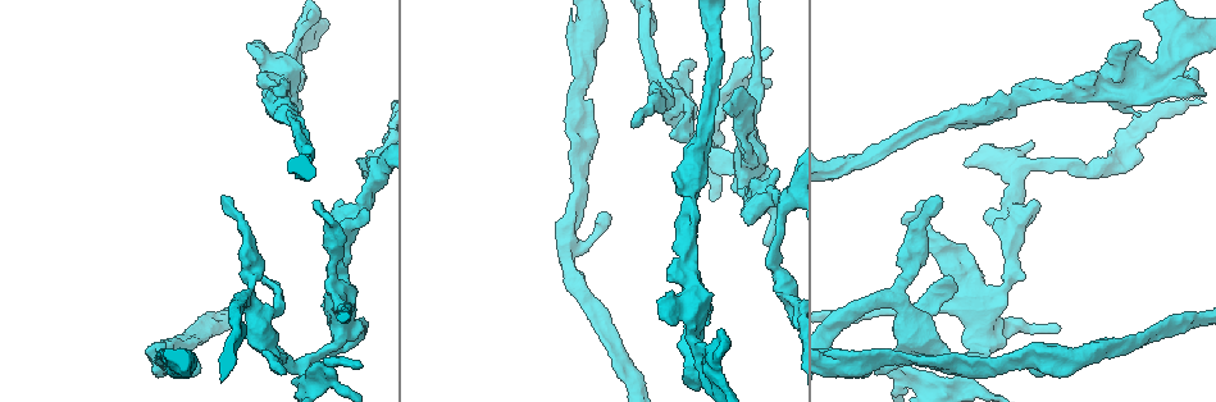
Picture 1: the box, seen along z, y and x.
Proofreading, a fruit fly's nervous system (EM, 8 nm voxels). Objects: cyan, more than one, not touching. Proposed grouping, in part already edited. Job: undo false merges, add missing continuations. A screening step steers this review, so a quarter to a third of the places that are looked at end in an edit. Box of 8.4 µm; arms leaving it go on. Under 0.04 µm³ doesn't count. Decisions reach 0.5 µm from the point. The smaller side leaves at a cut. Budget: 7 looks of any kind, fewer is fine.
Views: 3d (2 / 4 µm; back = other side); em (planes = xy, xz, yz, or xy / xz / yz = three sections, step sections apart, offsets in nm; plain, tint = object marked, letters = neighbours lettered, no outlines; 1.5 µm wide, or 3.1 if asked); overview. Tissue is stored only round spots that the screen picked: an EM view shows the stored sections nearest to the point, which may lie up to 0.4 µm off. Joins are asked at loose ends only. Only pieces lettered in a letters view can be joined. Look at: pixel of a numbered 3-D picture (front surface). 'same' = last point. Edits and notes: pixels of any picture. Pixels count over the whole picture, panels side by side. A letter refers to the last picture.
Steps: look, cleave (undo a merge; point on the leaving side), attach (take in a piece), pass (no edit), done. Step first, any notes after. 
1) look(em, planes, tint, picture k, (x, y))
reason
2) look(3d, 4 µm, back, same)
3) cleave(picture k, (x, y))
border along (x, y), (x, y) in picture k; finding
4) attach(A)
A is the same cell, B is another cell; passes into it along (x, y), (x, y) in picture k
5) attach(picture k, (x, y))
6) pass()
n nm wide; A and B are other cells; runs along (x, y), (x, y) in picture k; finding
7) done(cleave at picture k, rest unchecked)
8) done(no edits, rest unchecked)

look(3d, 4 µm, picture 1, (905, 355))
sudden change in width

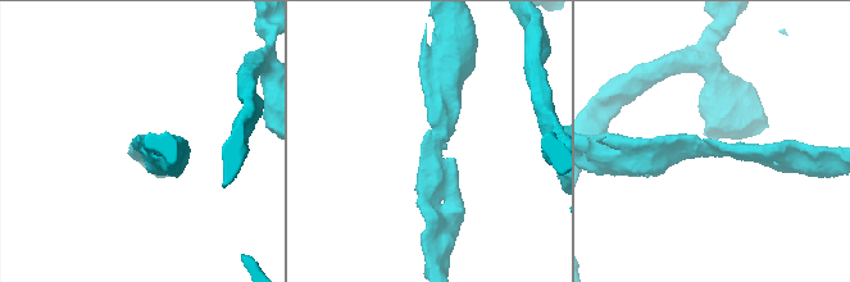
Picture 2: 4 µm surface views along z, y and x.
look(em, xy, step 8, letters, picture 2, (430, 149))
arms of 200, 280 nm; shape alone is not enough

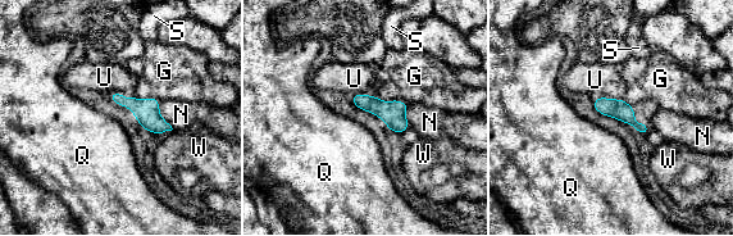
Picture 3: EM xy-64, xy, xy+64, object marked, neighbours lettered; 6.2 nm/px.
pass()
G, N, Q, S, U and W are other cells; border along (622, 98), (593, 99) in picture 3; continuous, no second neuron

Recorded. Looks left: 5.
look(em, planes, tint, picture 1, (714, 153))
abrupt turn

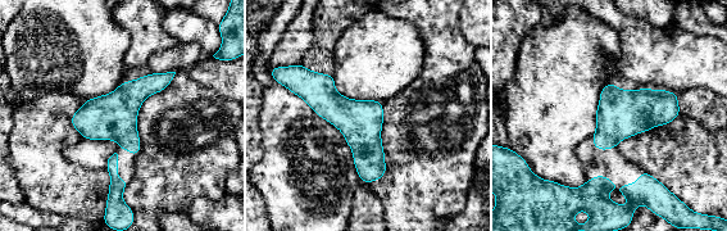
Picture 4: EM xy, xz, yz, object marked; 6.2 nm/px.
look(em, planes, letters, same)
see the neighbours

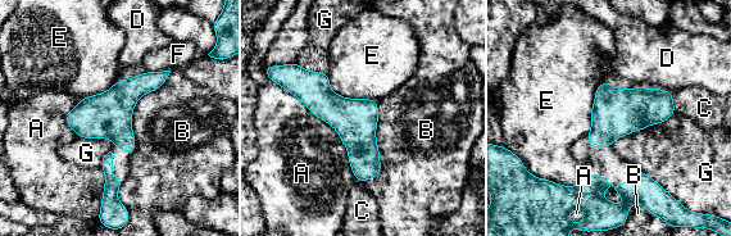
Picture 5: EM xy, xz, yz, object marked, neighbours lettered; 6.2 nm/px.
pass()
280 nm wide; A, B, C, D, E, F and G are other cells; border along (171, 71), (135, 105), (130, 157) in picture 5; continuous, no second neuron

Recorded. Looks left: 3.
look(em, xz, step 8, letters, picture 1, (1055, 332))
free end

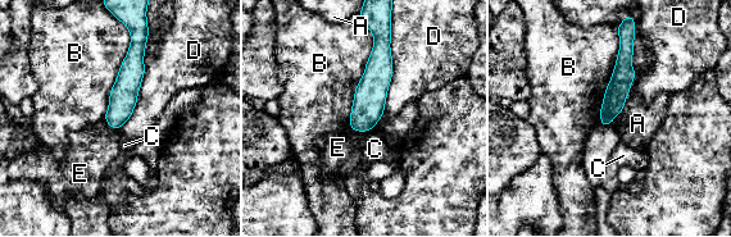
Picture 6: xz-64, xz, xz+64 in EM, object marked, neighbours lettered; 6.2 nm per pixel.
pass()
A, B, C, D and E are other cells; runs along (386, 41), (358, 128) in picture 6; no lettered piece goes on from it

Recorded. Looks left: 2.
done(no edits, rest unchecked)

